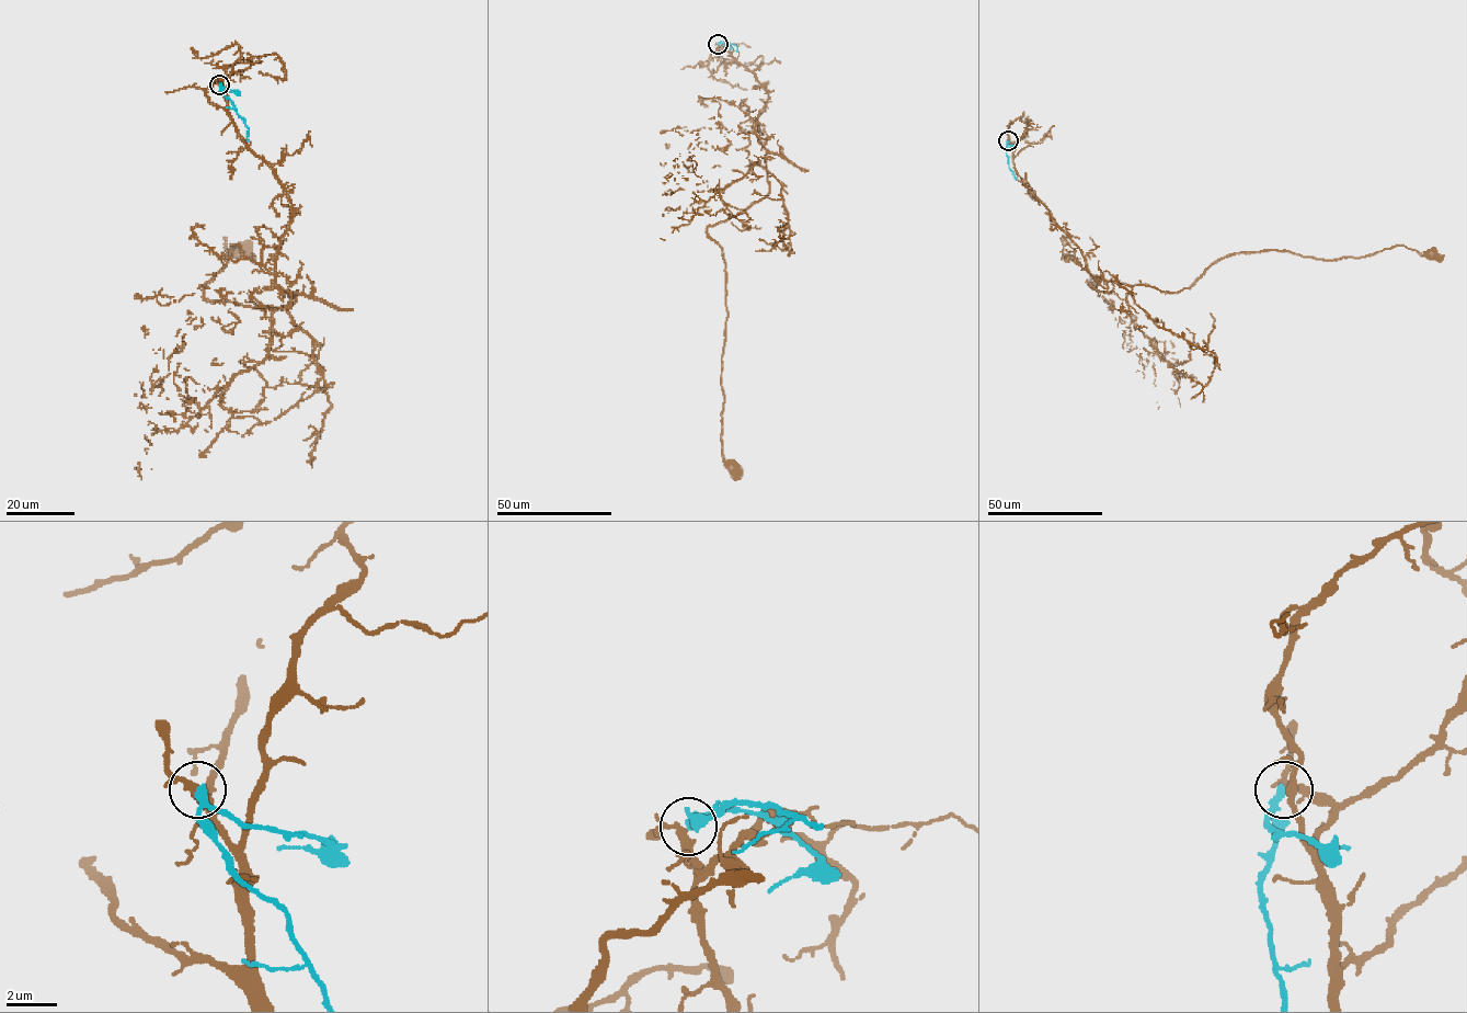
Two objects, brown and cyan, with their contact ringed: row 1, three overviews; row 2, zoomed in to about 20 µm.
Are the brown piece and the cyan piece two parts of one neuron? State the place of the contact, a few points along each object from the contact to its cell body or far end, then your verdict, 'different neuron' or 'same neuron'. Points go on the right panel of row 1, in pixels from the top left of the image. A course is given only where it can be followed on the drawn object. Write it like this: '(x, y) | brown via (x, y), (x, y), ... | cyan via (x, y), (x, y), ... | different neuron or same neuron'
(1008, 140) | brown via (1008, 140), (1017, 173), (1087, 269), (1109, 281), (1177, 292), (1241, 252), (1333, 260), (1405, 246), (1432, 255) | cyan via (1008, 141), (1009, 167), (1016, 179) | different neuron

